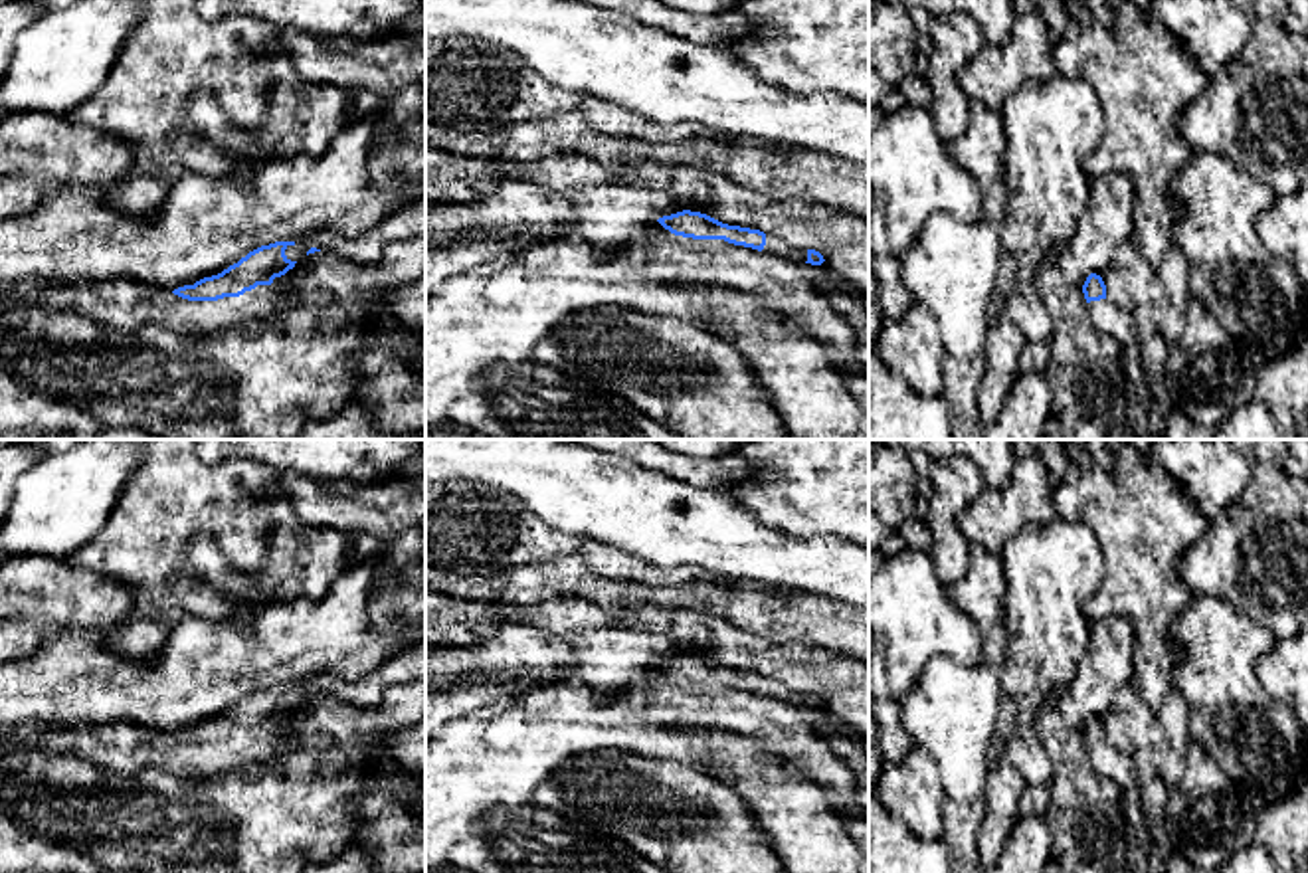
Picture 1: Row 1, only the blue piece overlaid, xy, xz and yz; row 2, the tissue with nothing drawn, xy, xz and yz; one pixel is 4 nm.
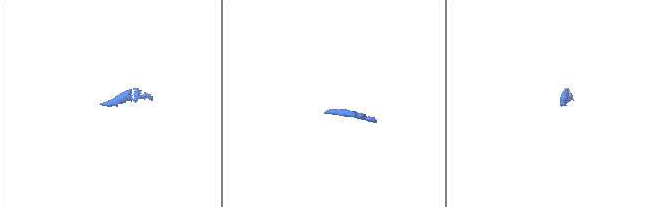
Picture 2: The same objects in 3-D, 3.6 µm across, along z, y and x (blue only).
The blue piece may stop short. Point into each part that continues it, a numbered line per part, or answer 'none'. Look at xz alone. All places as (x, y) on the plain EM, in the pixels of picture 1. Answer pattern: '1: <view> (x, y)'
1: xz (774, 689)

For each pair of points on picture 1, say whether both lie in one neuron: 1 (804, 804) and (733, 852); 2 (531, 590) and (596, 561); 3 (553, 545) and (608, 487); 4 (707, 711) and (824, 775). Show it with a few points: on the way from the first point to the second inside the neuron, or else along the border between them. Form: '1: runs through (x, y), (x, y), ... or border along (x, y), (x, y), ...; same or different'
1: border along (737, 792), (774, 852); different
2: border along (543, 561), (578, 555), (596, 573), (632, 582); different
3: border along (527, 505), (551, 527), (592, 537), (608, 547); different
4: runs through (737, 711), (768, 719), (794, 745); same

